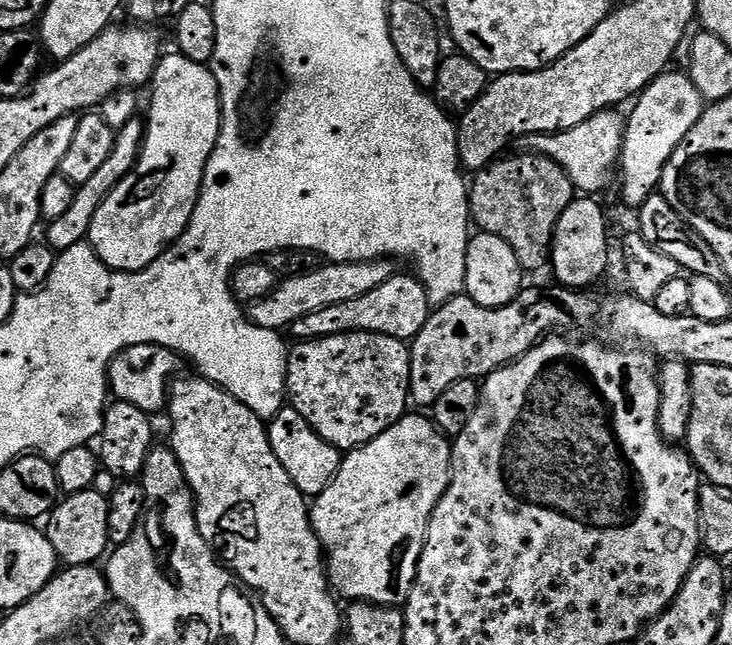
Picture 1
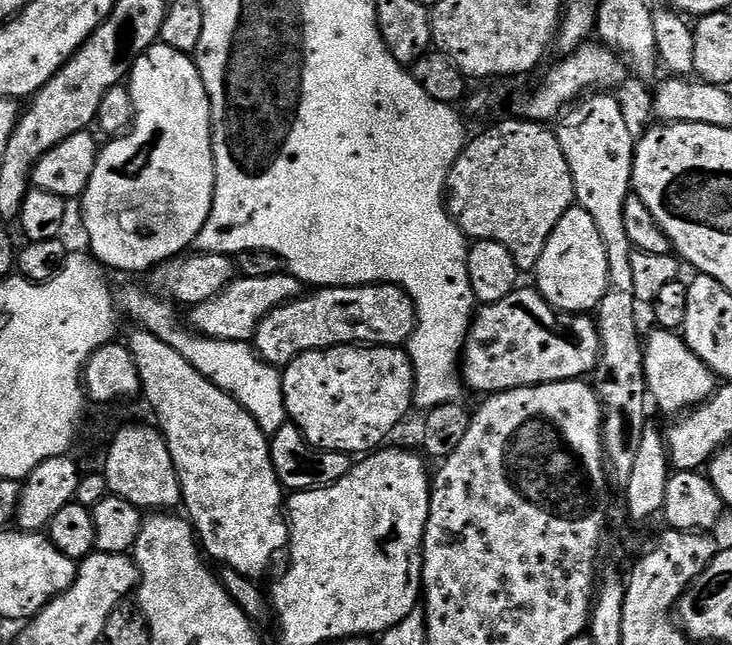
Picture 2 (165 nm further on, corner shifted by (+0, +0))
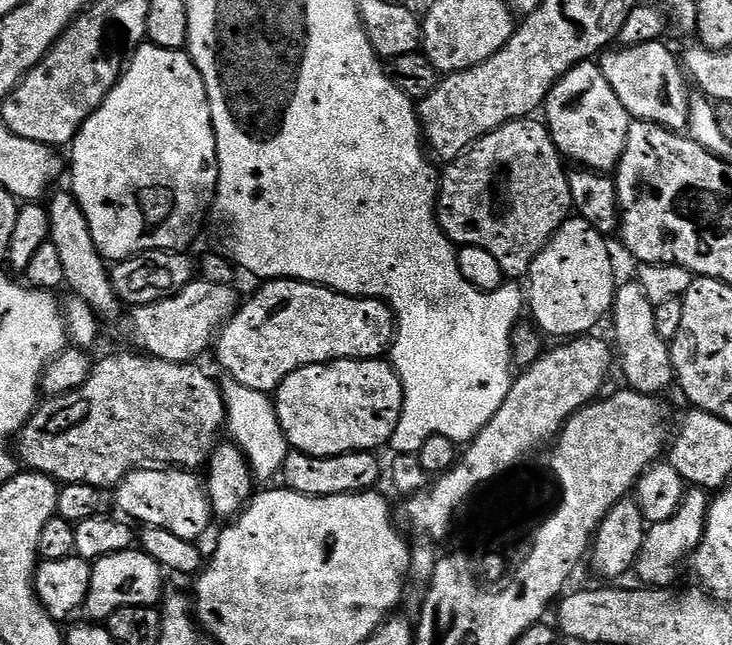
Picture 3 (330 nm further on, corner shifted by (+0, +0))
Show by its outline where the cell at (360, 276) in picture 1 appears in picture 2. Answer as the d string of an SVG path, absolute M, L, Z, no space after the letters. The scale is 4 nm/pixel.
M280 271L270 278L246 278L240 276L232 281L222 294L210 298L210 302L195 305L188 316L187 323L191 331L209 336L211 340L225 340L226 342L248 342L255 337L258 326L278 306L289 304L292 300L300 299L302 285L297 276L287 271Z

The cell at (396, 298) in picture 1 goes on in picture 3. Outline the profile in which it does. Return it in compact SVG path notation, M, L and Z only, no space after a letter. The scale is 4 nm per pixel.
M270 280L261 283L259 286L261 288L245 304L243 301L237 307L236 313L224 323L224 327L220 329L214 341L217 362L228 371L227 375L231 379L238 381L242 386L250 386L250 390L272 394L291 372L299 368L314 366L315 364L329 364L335 360L379 360L389 355L396 338L396 318L392 315L391 308L383 300L375 300L372 296L347 296L332 288L323 288L321 284L308 284L304 280Z

